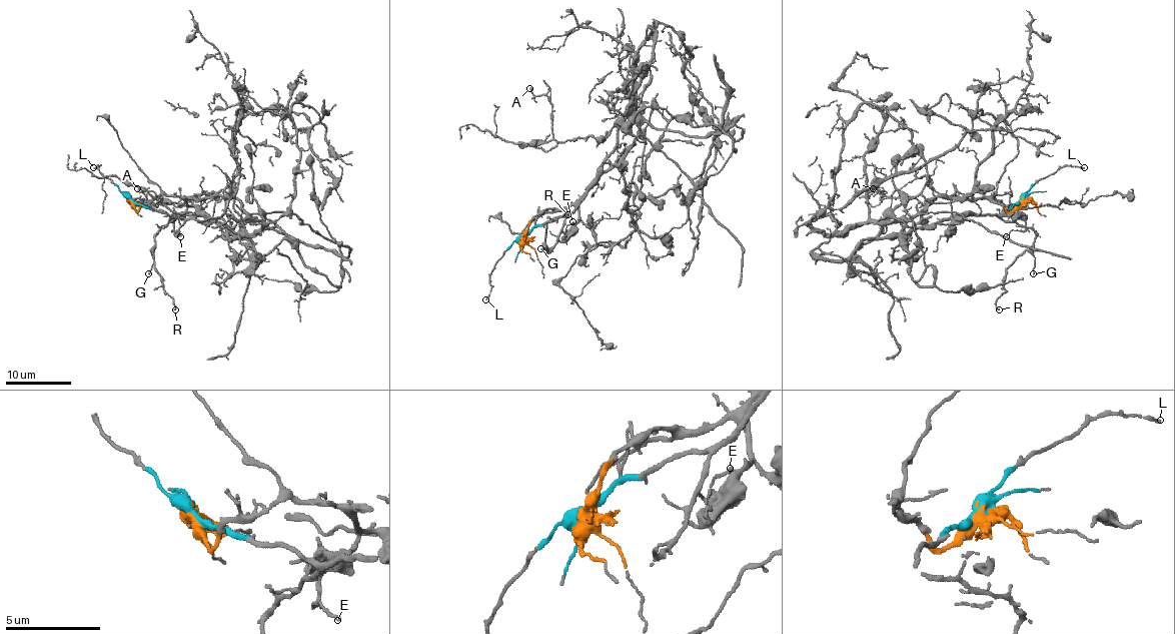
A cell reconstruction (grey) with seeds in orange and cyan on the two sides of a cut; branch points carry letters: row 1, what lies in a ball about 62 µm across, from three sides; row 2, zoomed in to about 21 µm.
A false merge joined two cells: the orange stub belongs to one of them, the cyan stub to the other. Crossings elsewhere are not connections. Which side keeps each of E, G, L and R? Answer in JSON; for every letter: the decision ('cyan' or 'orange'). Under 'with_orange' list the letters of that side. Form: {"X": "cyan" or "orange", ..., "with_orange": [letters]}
{"E": "orange", "G": "cyan", "L": "cyan", "R": "cyan", "with_orange": ["E"]}

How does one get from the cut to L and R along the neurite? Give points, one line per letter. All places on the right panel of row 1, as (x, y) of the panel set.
L: (1022, 199), (1037, 181), (1058, 169), (1084, 168)
R: (1022, 199), (1004, 210), (1001, 218), (1029, 226), (1035, 241), (1008, 269), (1004, 290), (996, 298), (1000, 309)

